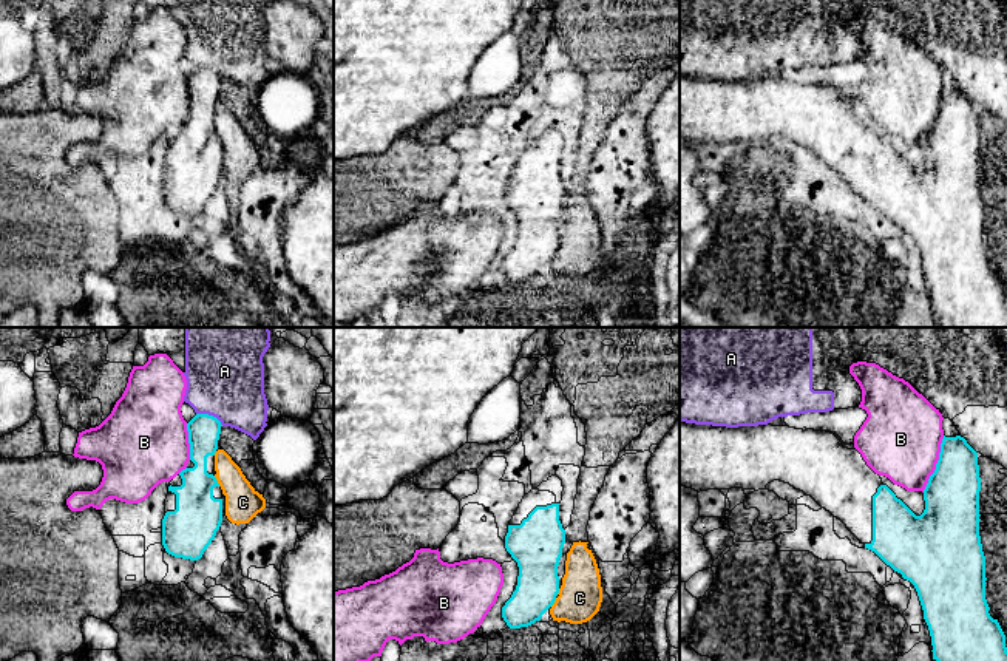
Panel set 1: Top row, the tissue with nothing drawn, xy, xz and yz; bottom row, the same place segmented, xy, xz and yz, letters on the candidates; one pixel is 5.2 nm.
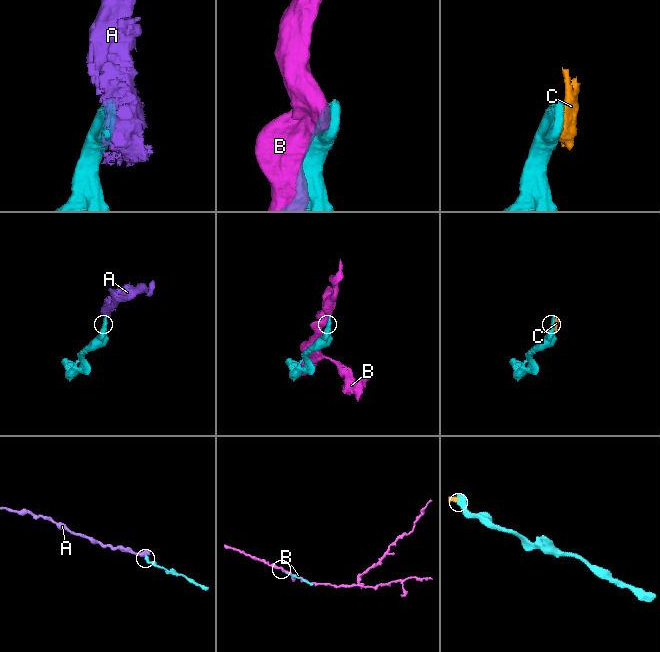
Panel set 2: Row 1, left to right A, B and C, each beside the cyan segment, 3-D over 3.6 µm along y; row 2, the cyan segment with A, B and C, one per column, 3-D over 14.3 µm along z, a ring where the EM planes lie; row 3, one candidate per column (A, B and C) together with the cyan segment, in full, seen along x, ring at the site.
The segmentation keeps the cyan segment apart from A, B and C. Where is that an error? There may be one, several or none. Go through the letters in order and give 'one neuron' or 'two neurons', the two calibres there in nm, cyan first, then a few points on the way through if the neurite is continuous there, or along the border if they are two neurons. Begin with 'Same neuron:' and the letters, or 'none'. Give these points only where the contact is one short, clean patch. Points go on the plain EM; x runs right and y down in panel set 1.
Same neuron: none
A: two neurons | 170/380 nm | along xy (196, 67), (213, 70), (223, 79)
B: two neurons | 280/420 nm
C: two neurons | 240/180 nm

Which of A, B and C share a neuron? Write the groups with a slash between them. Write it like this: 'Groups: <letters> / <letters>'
Groups: A / B / C

